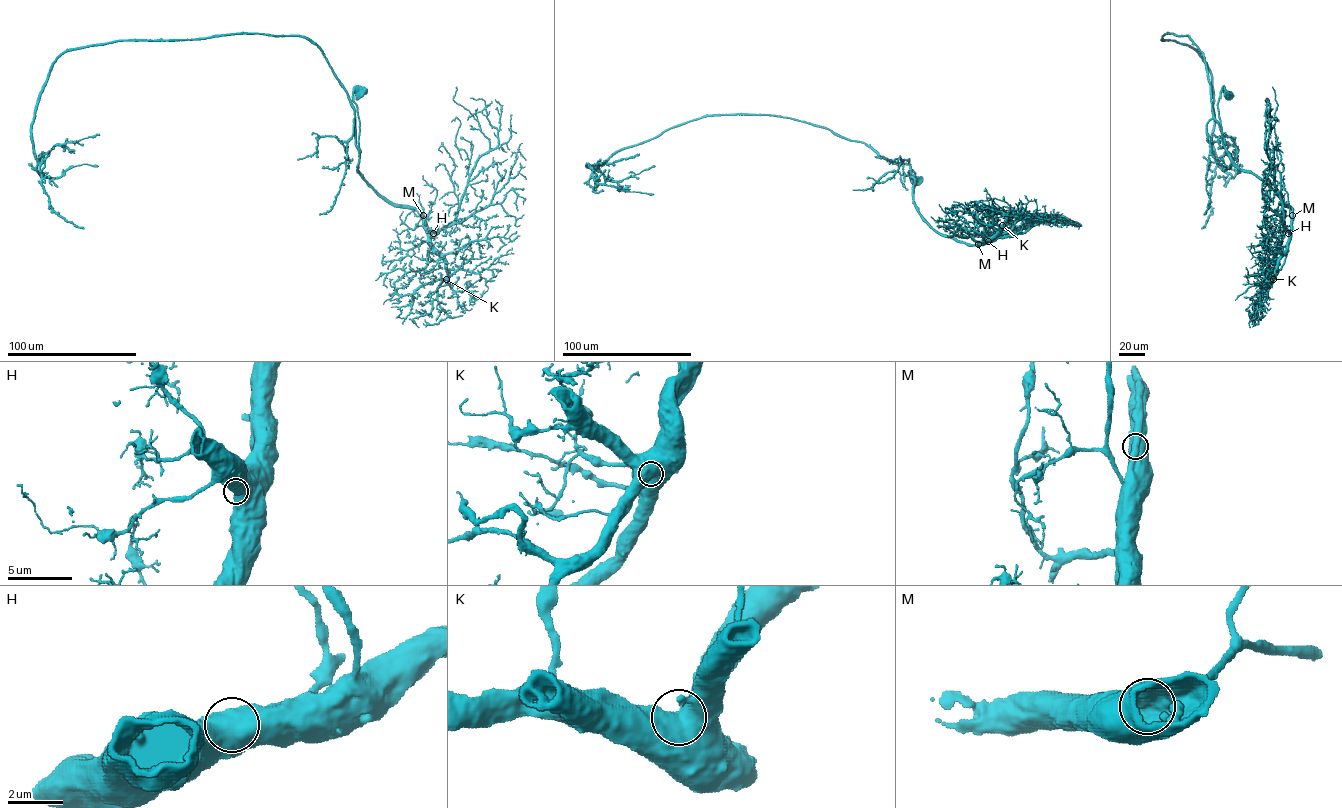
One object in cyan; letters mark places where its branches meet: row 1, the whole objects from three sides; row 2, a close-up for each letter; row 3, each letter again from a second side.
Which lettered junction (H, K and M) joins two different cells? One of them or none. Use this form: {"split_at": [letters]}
{"split_at": []}

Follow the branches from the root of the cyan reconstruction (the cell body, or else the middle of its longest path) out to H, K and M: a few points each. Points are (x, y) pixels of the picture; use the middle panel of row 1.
H: (914, 179), (908, 173), (911, 170), (915, 173), (913, 202), (933, 228), (968, 244), (988, 241)
K: (914, 179), (908, 173), (911, 170), (916, 209), (941, 234), (979, 244), (990, 240), (1002, 225)
M: (914, 179), (908, 173), (911, 170), (915, 173), (913, 202), (922, 218), (941, 234), (978, 245)

